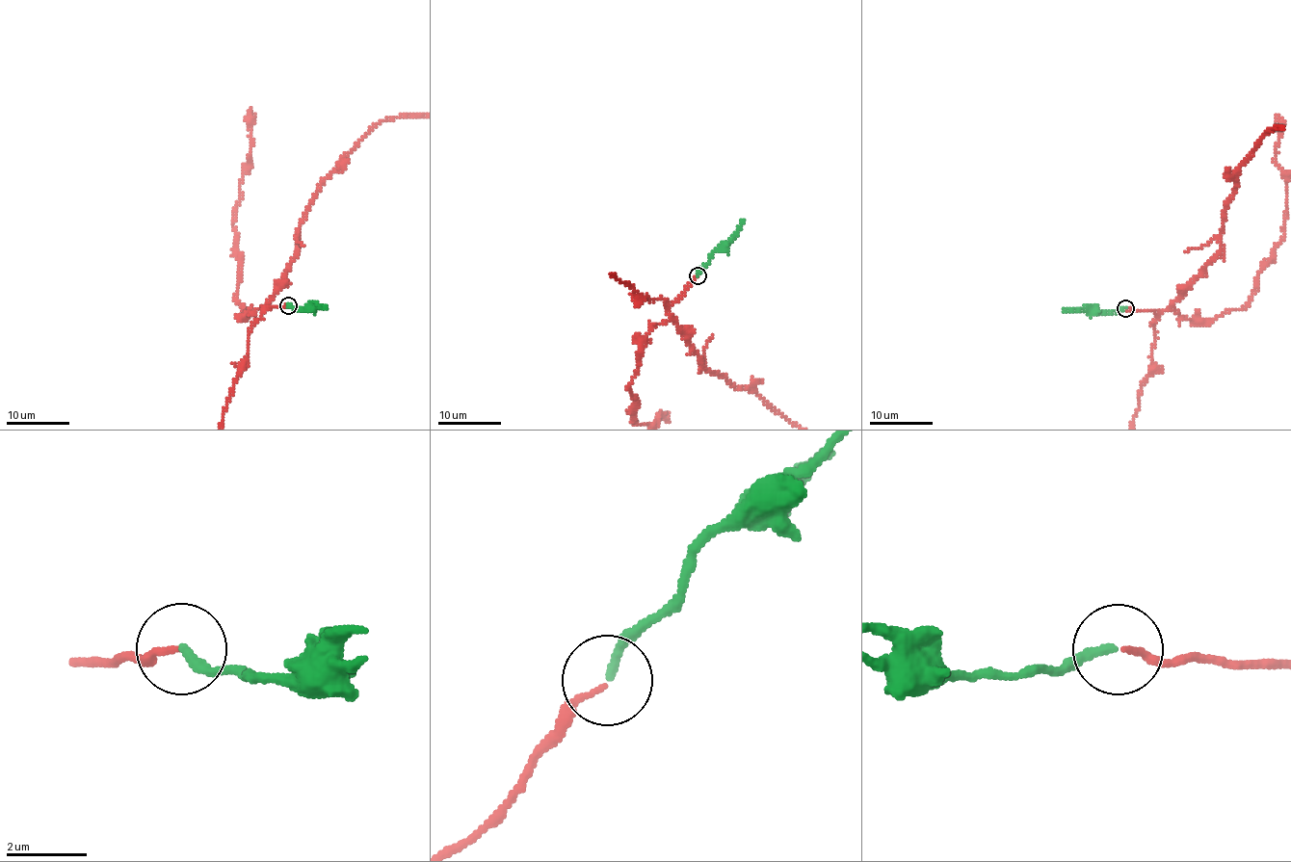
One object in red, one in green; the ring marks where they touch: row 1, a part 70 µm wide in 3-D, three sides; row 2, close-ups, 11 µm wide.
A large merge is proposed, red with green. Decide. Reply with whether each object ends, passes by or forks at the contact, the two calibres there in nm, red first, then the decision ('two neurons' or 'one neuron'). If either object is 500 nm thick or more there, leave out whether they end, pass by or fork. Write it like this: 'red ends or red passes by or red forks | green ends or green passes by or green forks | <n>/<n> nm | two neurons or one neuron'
red ends | green ends | 130/200 nm | one neuron

